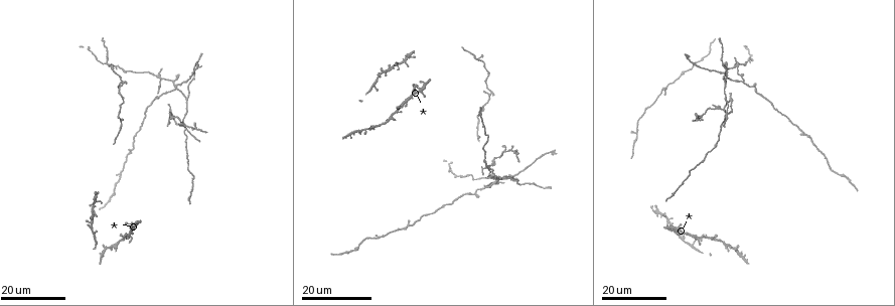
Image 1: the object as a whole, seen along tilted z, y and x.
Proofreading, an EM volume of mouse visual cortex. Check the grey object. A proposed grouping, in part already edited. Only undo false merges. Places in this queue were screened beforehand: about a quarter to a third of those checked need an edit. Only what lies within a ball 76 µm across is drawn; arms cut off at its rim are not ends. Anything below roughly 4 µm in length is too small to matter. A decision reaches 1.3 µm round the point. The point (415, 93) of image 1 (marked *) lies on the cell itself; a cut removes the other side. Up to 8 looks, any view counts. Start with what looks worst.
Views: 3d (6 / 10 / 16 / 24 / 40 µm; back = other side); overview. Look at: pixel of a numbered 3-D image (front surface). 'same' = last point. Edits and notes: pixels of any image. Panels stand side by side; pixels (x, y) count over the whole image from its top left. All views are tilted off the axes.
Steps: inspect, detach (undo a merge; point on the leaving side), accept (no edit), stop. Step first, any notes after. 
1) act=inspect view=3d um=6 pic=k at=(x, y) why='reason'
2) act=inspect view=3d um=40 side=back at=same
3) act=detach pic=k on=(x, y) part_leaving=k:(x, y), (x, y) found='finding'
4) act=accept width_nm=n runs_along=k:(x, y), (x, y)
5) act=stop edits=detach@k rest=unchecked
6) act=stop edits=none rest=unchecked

act=inspect view=3d um=16 pic=1 at=(726, 114) why='a fork'

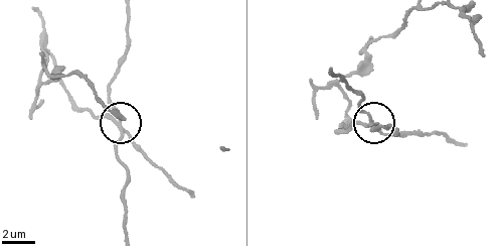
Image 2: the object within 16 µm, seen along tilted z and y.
act=inspect view=3d um=10 pic=2 at=(122, 128)

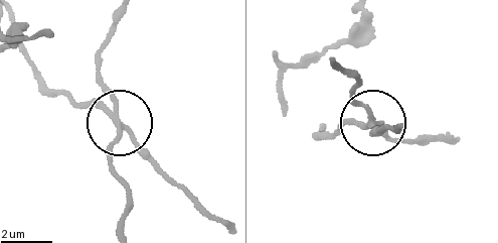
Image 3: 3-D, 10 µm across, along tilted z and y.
act=inspect view=3d um=6 pic=3 at=(122, 128)

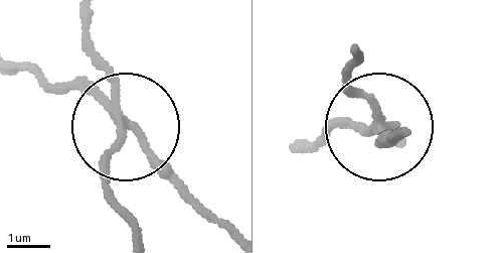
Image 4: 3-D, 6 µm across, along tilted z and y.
act=detach pic=4 on=(162, 164) width_nm=170 found='two cells meet here'

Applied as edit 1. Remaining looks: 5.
act=inspect view=overview

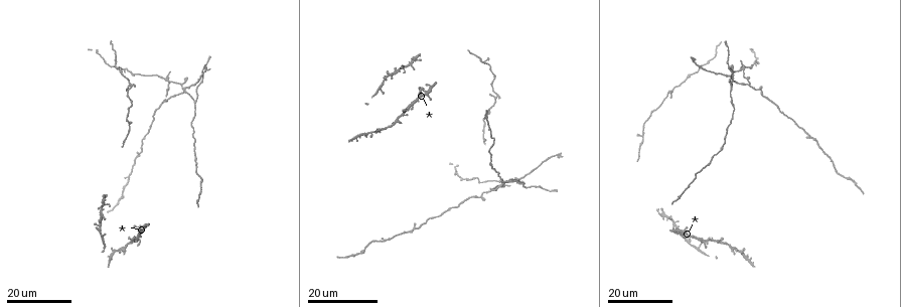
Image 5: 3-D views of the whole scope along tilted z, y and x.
act=inspect view=3d um=16 pic=5 at=(168, 79)

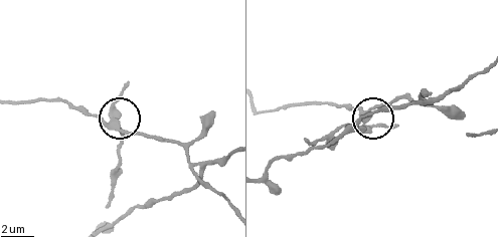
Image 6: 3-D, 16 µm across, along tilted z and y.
act=inspect view=3d um=10 pic=6 at=(107, 123)

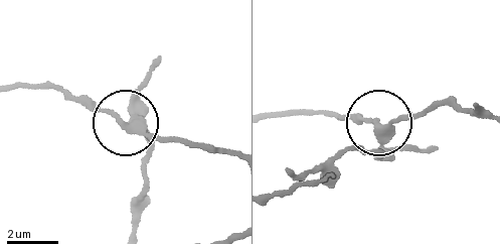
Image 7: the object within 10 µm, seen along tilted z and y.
act=detach pic=7 on=(149, 76) width_nm=280 found='two cells meet here'

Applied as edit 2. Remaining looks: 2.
act=inspect view=3d um=24 pic=5 at=(498, 93) why='three-way junction'

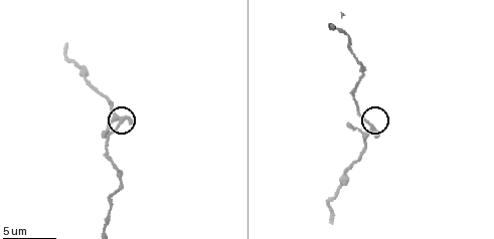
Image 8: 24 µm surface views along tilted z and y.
act=inspect view=3d um=6 pic=8 at=(118, 124)

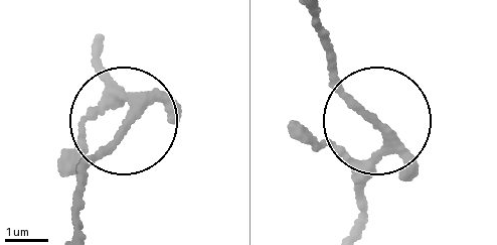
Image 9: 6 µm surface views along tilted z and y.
act=accept runs_along=9:(99, 53), (128, 115), (76, 188) found='all the same cell'

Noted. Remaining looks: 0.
act=stop edits=detach@4,detach@7 rest=unchecked

